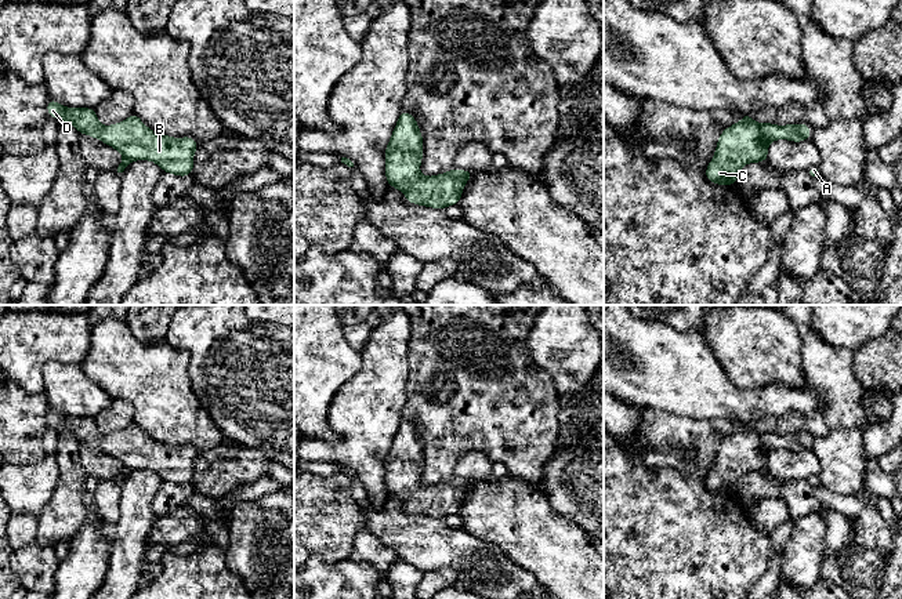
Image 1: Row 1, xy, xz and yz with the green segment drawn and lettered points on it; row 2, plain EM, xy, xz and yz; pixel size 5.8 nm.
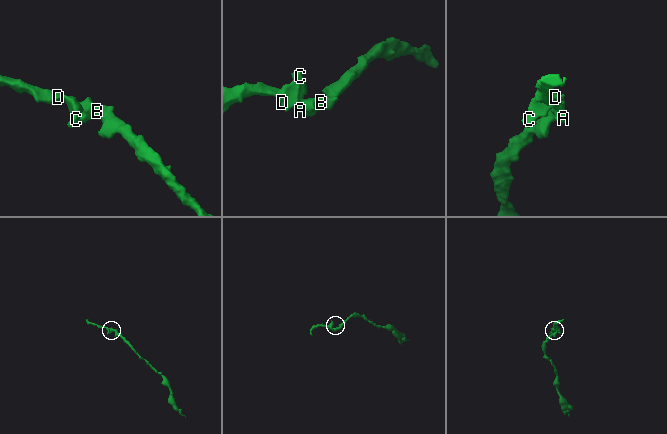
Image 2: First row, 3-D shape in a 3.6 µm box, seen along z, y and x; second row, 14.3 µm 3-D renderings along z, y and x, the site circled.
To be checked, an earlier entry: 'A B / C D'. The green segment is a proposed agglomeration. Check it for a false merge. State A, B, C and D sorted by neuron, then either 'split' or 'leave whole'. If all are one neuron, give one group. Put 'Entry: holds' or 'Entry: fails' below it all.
A B C D | leave whole
Entry: fails

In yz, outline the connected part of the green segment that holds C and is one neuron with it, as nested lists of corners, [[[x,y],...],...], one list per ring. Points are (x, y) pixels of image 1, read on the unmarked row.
[[[750,422],[721,442],[716,462],[706,476],[707,490],[716,494],[736,494],[743,475],[768,468],[768,455],[776,449],[801,451],[811,449],[811,438],[805,432],[778,435],[757,432]]]

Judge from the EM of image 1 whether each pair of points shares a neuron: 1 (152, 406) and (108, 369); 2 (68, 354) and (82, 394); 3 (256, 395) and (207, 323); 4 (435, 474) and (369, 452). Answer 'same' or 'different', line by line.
1: same
2: different
3: same
4: different

